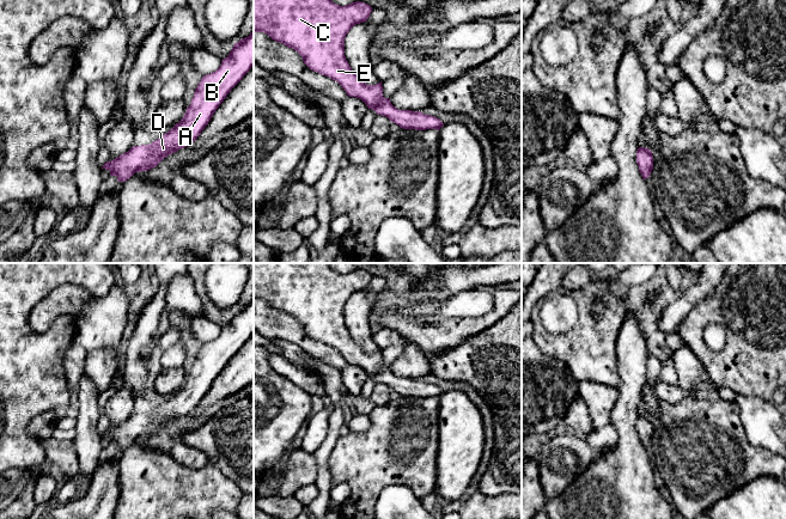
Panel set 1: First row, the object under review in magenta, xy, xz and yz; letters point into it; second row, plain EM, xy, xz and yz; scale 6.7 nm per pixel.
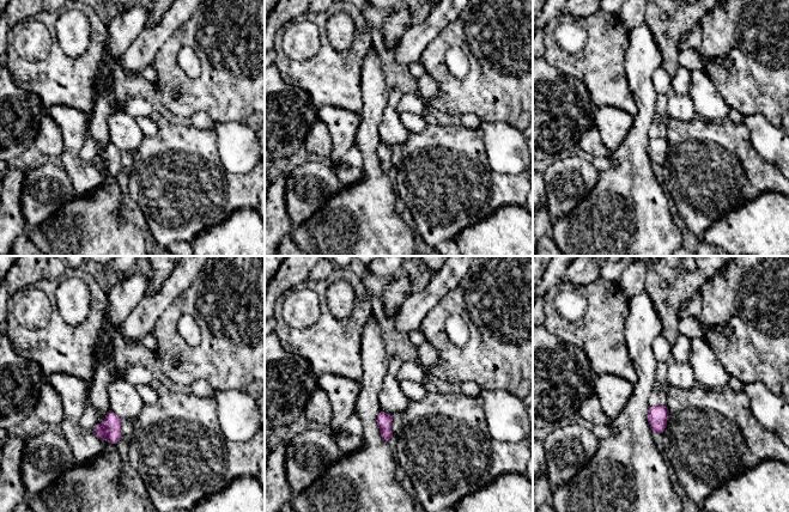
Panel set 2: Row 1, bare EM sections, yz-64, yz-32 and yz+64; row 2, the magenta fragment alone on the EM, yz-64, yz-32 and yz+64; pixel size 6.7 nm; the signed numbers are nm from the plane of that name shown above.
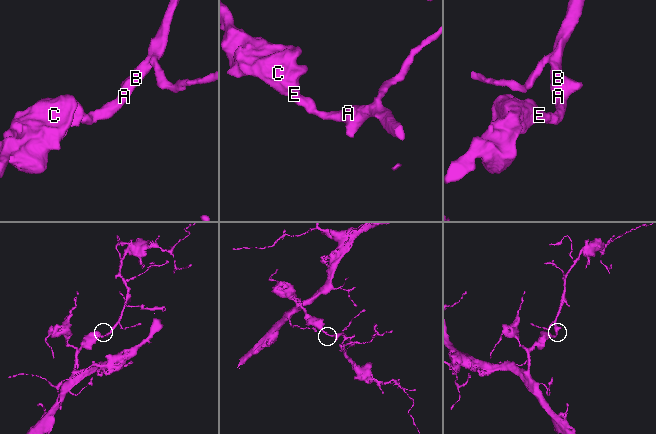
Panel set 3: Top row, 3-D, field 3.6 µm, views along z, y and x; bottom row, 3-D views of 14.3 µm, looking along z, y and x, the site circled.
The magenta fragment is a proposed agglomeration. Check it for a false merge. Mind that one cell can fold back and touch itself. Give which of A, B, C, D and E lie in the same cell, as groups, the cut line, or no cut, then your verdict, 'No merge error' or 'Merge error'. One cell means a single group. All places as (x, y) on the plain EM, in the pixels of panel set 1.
Groups: A B C D E. No split. No merge error

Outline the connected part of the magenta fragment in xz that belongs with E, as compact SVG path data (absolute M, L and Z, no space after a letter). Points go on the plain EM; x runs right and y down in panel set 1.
M254 263L254 299L264 300L275 310L294 317L313 340L337 349L347 364L361 367L377 383L388 385L403 397L437 397L444 391L421 379L398 378L383 365L382 349L367 353L353 340L345 324L345 306L349 298L367 288L372 275L355 269L346 274L334 271L328 263Z

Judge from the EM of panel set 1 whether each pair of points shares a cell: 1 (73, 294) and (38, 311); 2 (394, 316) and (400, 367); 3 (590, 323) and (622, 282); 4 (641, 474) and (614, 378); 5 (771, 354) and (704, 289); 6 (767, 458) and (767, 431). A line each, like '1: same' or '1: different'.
1: same
2: different
3: different
4: different
5: different
6: different

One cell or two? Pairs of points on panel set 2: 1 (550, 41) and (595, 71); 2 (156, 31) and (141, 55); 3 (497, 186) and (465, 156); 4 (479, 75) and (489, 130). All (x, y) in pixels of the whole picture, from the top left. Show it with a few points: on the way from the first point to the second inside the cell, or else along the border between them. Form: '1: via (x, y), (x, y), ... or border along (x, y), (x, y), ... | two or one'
1: via (557, 53), (570, 65), (583, 65) | one
2: via (152, 37), (143, 49) | one
3: via (489, 180), (473, 164) | one
4: border along (481, 120), (503, 121), (514, 126) | two

